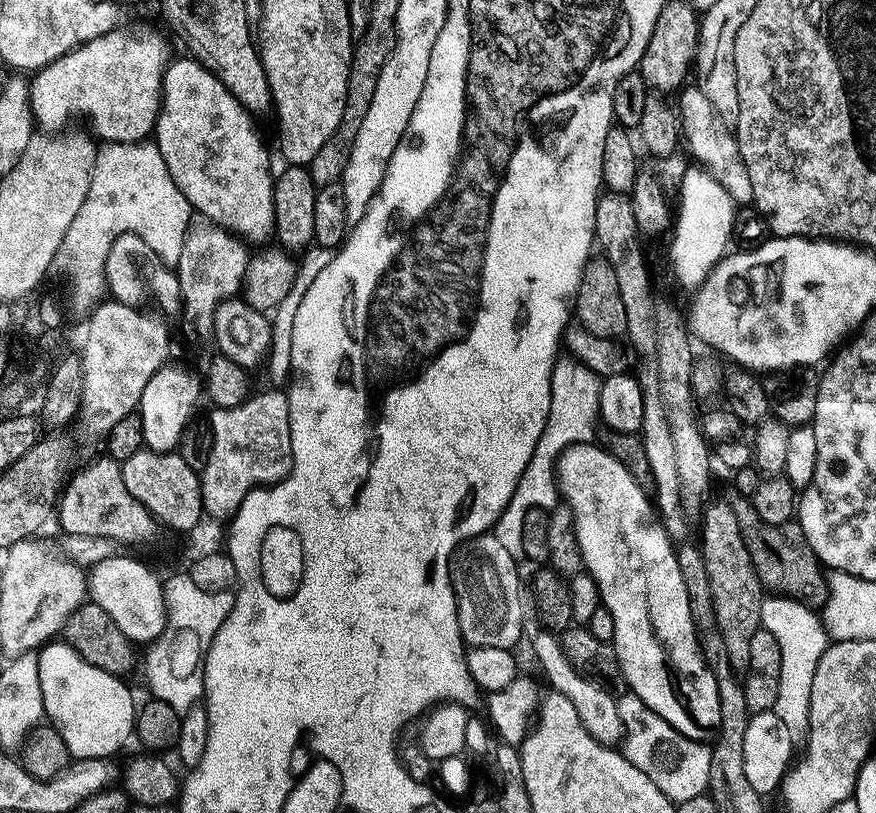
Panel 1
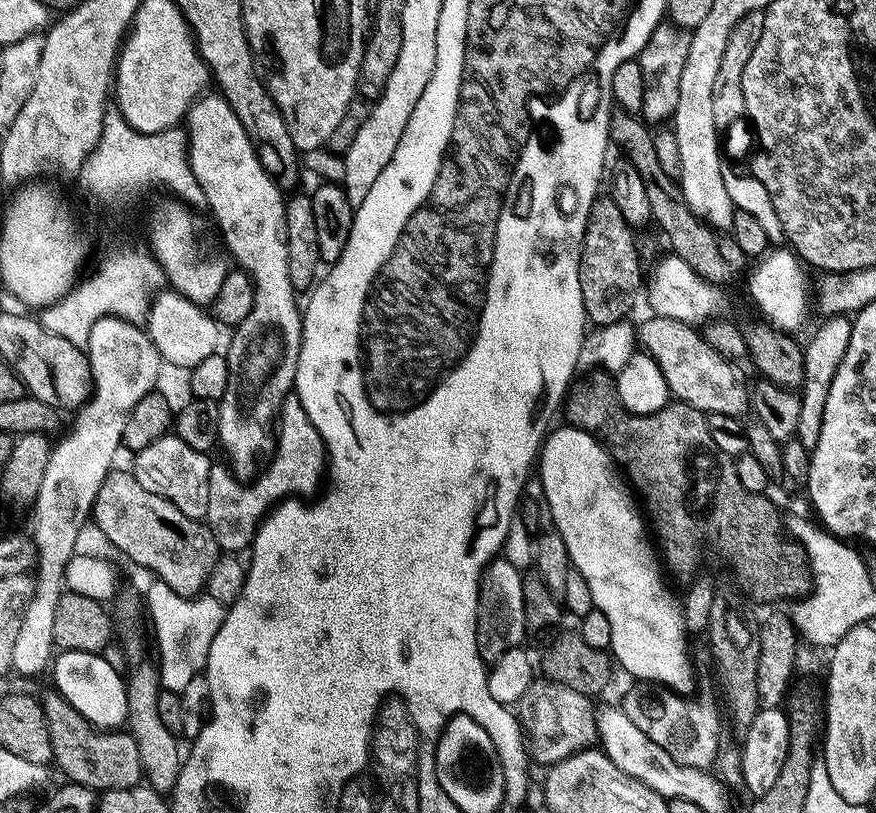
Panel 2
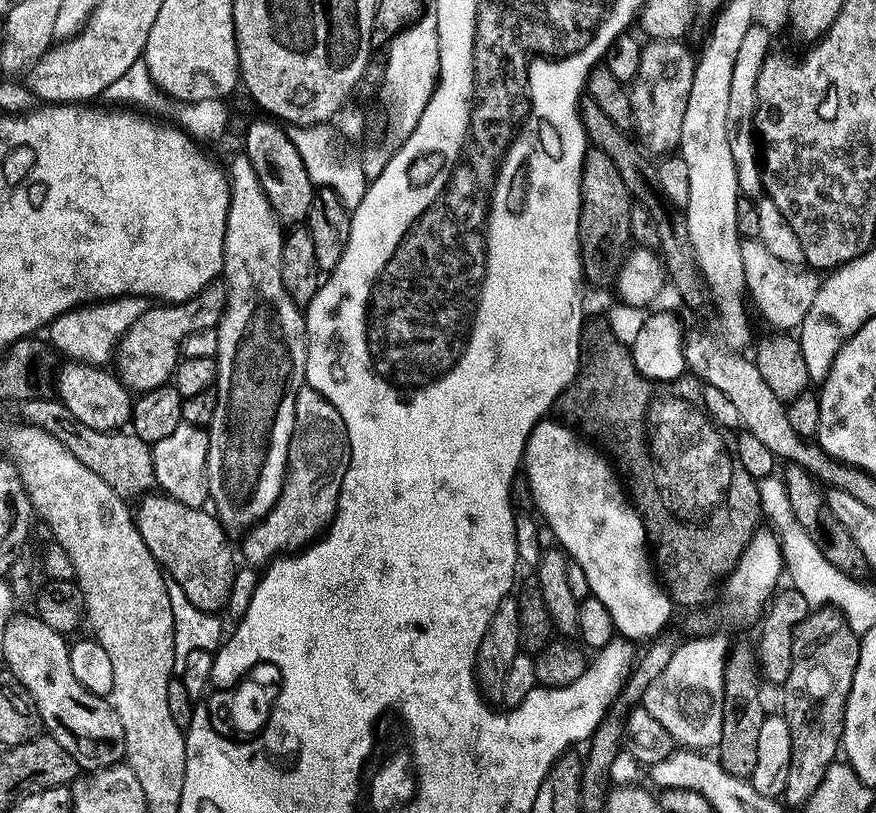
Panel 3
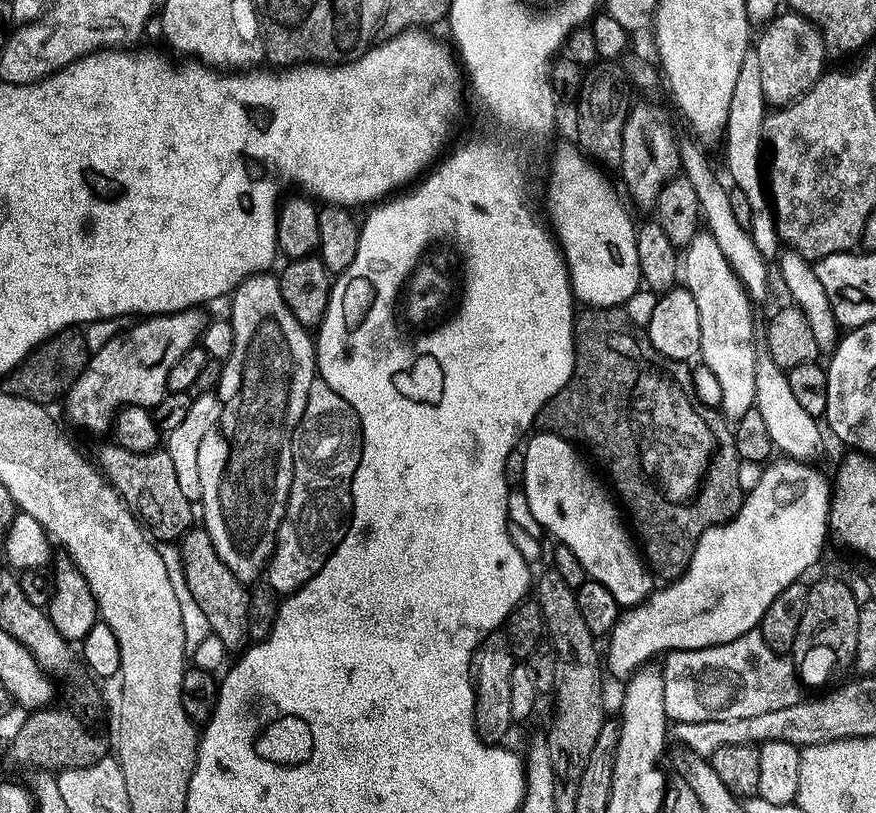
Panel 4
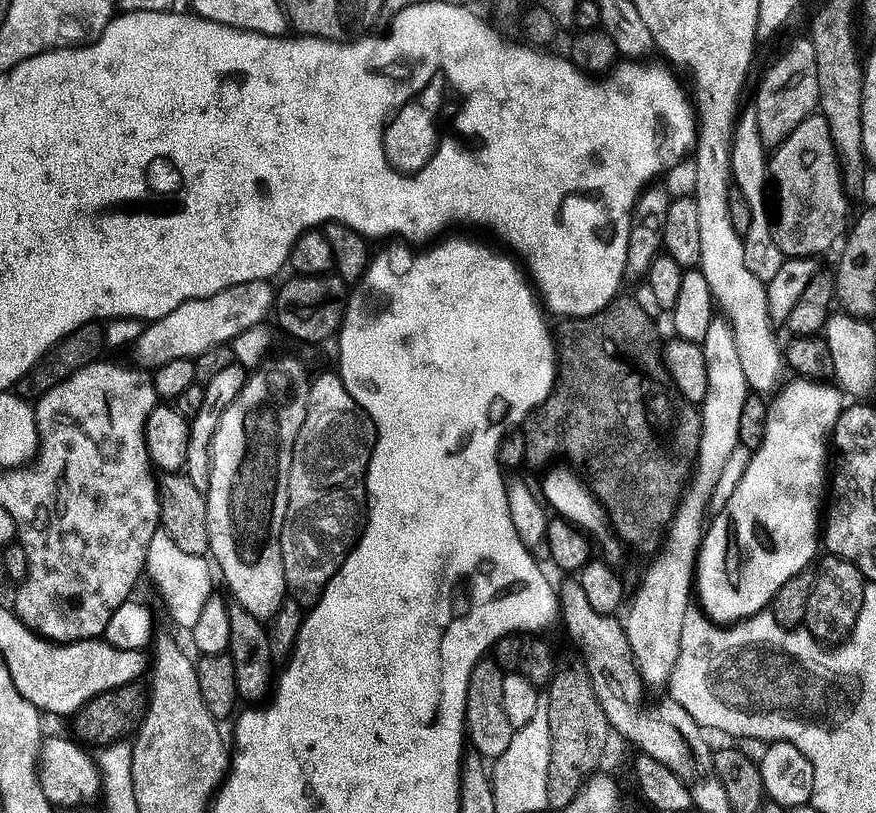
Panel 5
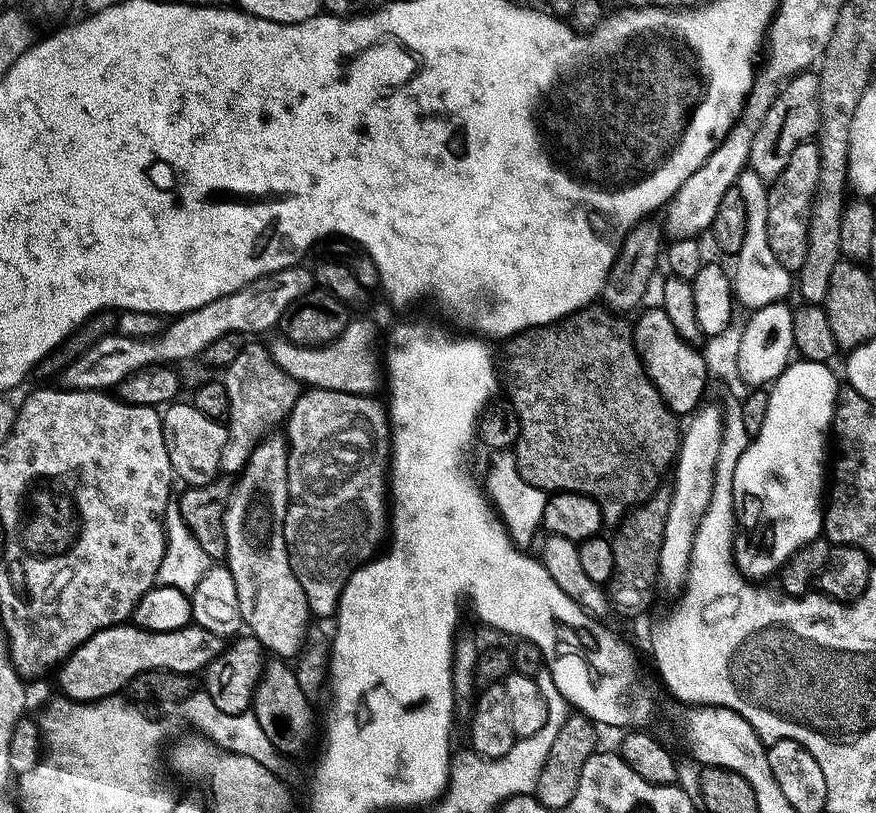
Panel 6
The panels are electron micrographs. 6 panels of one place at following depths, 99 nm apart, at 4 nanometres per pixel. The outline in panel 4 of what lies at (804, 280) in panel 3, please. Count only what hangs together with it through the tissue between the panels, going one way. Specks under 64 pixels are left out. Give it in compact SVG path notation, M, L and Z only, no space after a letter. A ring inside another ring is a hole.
M692 140L692 160L682 163L682 174L692 184L698 194L699 204L702 210L702 218L705 227L711 233L718 246L722 249L722 254L732 263L732 268L735 269L736 275L740 277L744 287L747 289L751 299L758 303L764 301L768 296L768 288L770 286L770 268L761 251L754 245L751 233L742 226L739 226L732 205L730 203L729 189L718 180L707 156L704 154L704 148L697 142Z

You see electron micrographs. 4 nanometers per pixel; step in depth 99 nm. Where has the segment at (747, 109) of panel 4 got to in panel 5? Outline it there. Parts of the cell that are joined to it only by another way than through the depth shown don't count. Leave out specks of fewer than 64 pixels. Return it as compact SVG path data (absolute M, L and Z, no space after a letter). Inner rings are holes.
M748 110L739 117L736 134L732 138L732 179L736 189L745 195L749 203L752 221L750 230L744 235L746 265L754 277L768 285L781 270L785 257L778 250L778 242L774 231L773 213L768 213L768 188L770 189L770 152L764 148L759 134L758 118L755 111Z

